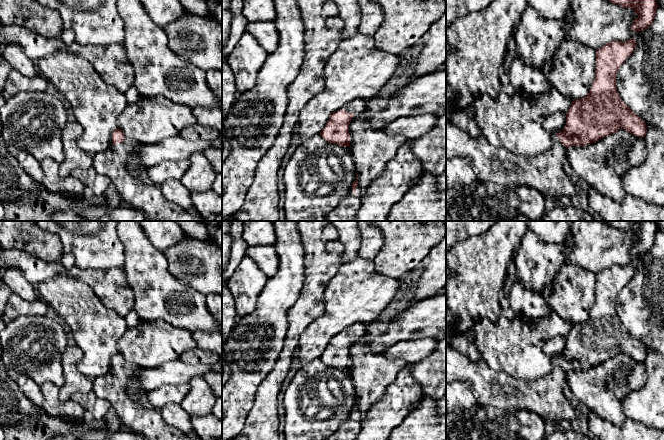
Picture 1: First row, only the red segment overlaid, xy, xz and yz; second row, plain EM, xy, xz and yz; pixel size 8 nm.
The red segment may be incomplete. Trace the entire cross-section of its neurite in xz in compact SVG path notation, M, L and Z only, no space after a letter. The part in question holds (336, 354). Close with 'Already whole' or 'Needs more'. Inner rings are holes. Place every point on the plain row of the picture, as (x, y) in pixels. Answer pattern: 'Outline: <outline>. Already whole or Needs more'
Outline: M354 323L334 336L327 344L320 359L323 363L341 371L350 370L349 348L355 338L365 333L365 323Z. Needs more

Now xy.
Outline: M117 352L112 359L112 369L93 380L92 391L110 403L124 429L140 434L144 440L193 440L168 425L159 410L145 408L128 395L127 384L139 370L139 366L126 362Z. Needs more

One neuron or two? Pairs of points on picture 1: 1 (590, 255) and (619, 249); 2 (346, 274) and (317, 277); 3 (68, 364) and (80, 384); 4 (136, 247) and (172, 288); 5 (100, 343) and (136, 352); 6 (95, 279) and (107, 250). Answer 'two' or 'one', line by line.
1: one
2: two
3: one
4: one
5: two
6: two

